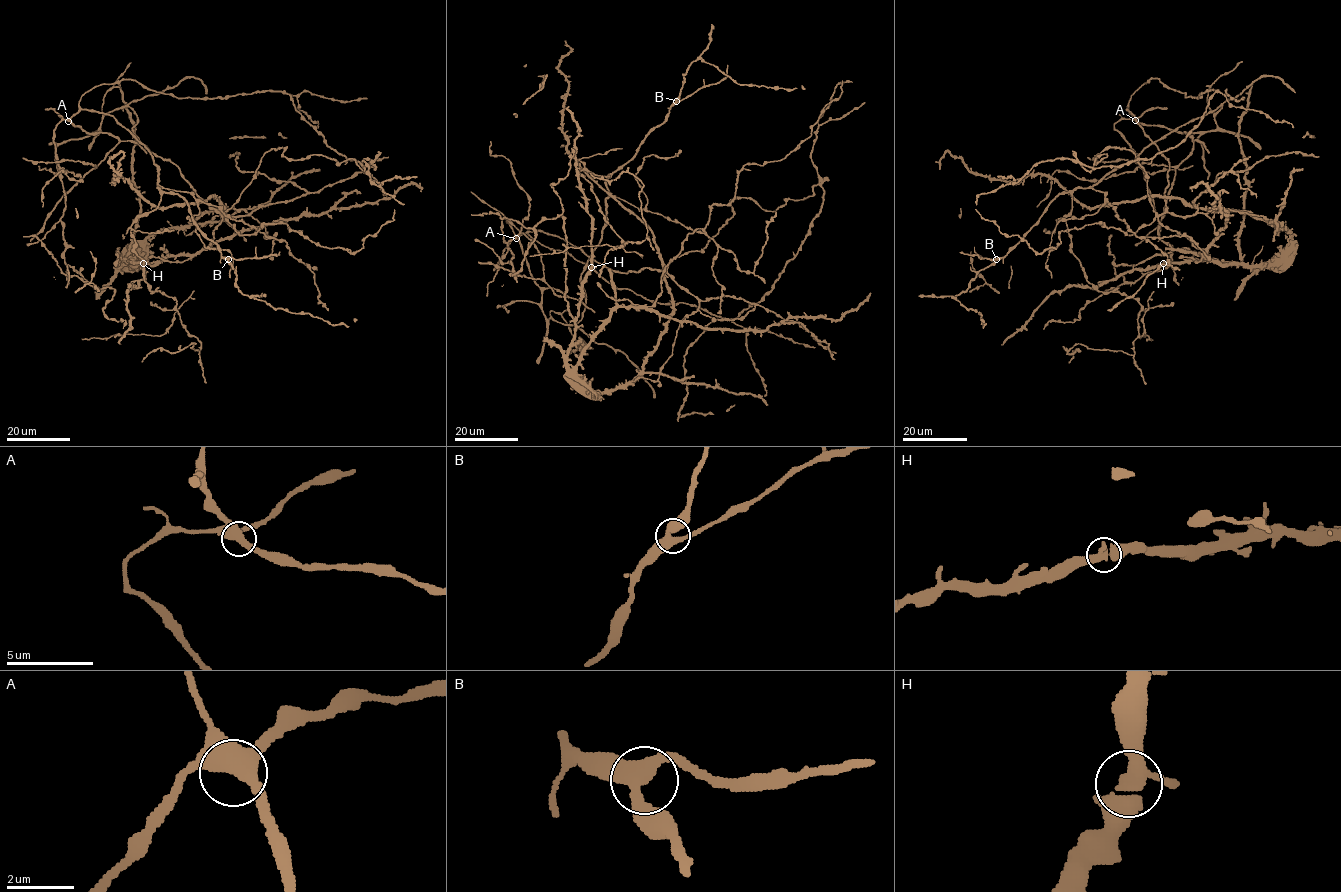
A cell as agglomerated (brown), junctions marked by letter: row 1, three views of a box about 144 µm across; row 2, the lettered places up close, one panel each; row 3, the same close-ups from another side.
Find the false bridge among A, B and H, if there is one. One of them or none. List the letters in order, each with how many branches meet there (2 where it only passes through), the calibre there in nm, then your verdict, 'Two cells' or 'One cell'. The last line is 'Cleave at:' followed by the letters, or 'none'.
A: Branches: 3. Thickness 440 nm. One cell
B: Branches: 3. Thickness 400 nm. One cell
H: Branches: 3. Thickness 360 nm. One cell
Cleave at: none

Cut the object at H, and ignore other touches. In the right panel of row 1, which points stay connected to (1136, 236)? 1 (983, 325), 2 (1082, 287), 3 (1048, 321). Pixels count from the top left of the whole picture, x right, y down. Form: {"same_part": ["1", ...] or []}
{"same_part": ["1", "3"]}

